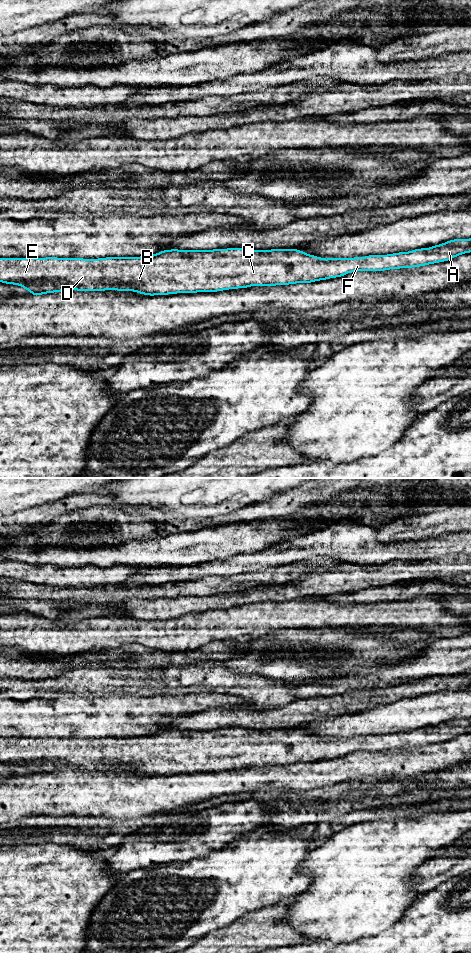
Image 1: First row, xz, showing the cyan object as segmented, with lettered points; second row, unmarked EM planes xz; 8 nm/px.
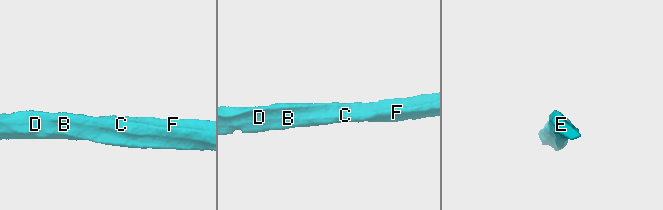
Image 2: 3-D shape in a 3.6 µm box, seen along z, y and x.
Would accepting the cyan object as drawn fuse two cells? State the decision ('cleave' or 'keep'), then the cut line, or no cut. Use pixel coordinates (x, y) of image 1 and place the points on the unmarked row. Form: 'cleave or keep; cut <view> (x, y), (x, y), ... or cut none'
keep; cut none

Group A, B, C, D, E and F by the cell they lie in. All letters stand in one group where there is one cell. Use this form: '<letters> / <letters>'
A B C D E F

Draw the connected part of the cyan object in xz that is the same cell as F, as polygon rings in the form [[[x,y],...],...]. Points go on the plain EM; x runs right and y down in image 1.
[[[471,718],[452,719],[430,728],[414,729],[387,735],[353,738],[328,738],[307,734],[298,729],[248,730],[226,728],[212,730],[163,730],[139,737],[84,738],[0,738],[0,762],[19,765],[34,777],[47,773],[76,771],[134,771],[143,775],[218,772],[251,766],[277,766],[312,763],[342,757],[355,751],[385,751],[421,747],[449,741],[471,733]]]

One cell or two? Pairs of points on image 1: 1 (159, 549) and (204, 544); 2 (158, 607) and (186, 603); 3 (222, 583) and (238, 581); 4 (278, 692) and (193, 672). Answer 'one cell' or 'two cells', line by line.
1: one cell
2: one cell
3: one cell
4: one cell

